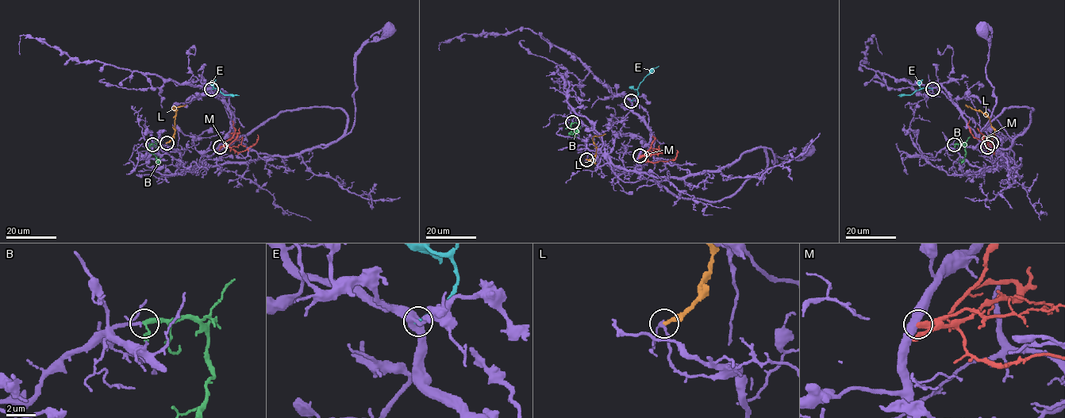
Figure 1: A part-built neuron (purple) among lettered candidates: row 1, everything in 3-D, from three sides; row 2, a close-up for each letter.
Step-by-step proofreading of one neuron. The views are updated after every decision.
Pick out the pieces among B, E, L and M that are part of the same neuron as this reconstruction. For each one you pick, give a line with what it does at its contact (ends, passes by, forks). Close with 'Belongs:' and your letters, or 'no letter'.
B: it passes by
Belongs: B

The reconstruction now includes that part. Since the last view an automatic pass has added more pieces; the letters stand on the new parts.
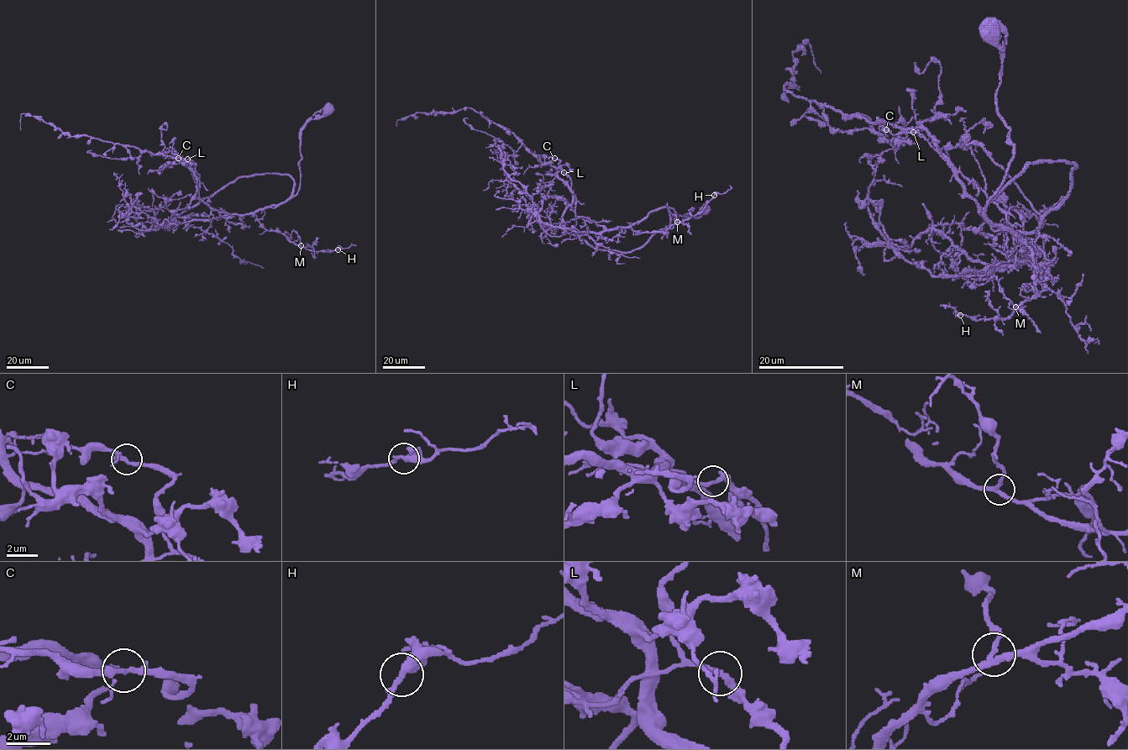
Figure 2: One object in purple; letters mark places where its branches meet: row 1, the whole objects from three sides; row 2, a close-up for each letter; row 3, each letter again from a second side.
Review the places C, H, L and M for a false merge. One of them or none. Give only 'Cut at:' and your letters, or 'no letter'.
Cut at: no letter

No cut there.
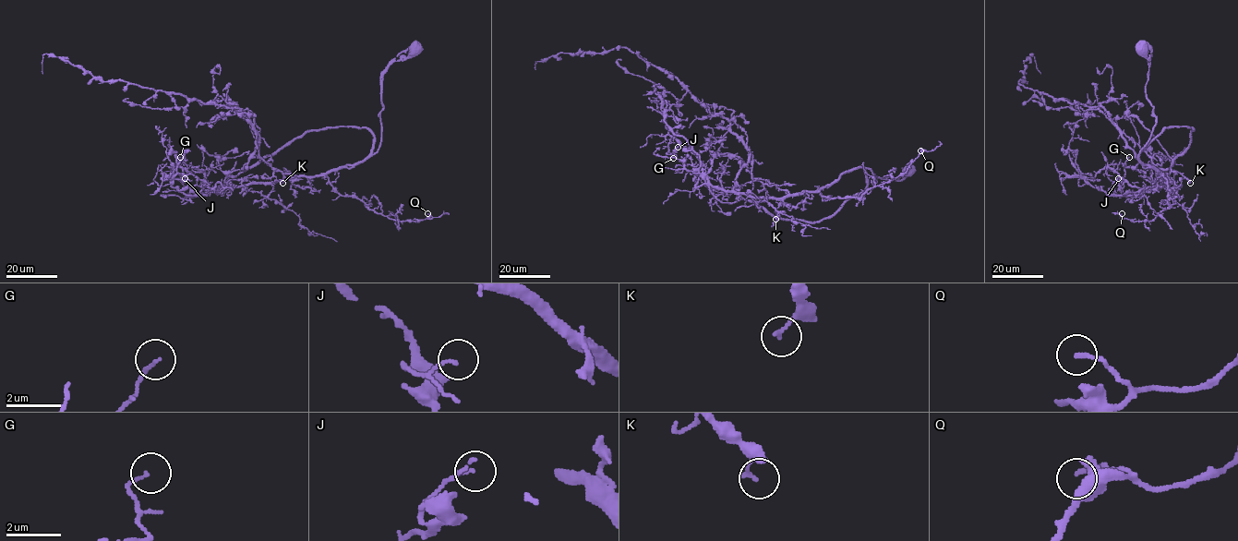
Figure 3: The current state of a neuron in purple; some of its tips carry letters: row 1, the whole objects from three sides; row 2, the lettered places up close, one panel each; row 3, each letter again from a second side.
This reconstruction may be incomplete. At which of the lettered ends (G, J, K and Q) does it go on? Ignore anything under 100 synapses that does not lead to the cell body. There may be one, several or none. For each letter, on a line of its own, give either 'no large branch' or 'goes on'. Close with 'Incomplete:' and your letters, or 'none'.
G: no large branch
J: no large branch
K: no large branch
Q: no large branch
Incomplete: none

